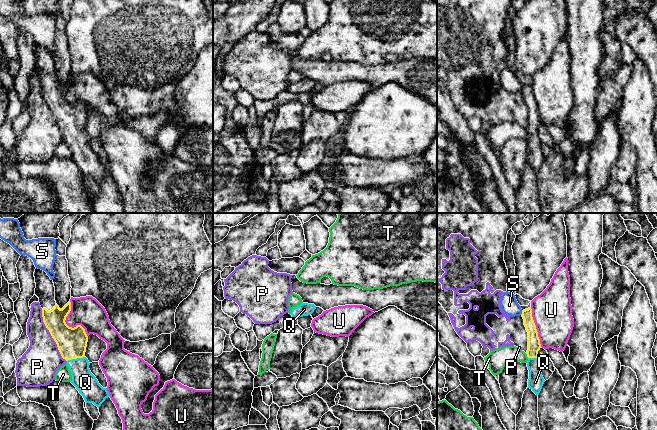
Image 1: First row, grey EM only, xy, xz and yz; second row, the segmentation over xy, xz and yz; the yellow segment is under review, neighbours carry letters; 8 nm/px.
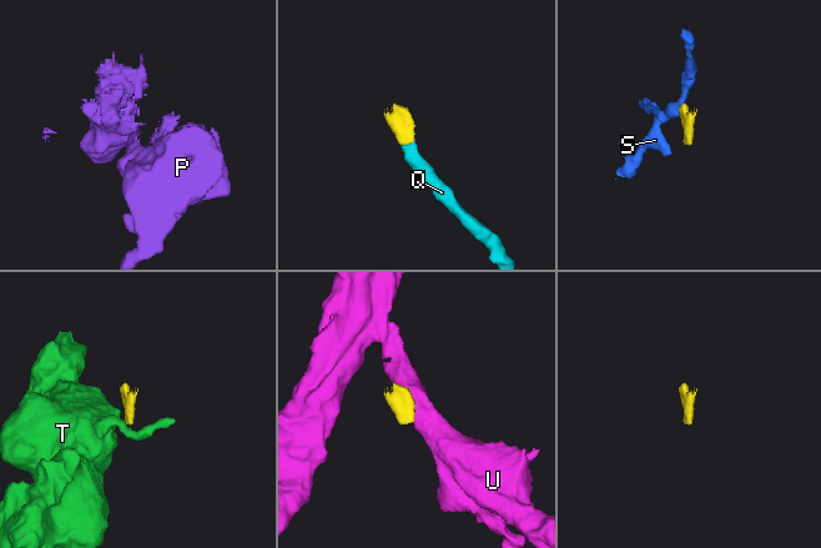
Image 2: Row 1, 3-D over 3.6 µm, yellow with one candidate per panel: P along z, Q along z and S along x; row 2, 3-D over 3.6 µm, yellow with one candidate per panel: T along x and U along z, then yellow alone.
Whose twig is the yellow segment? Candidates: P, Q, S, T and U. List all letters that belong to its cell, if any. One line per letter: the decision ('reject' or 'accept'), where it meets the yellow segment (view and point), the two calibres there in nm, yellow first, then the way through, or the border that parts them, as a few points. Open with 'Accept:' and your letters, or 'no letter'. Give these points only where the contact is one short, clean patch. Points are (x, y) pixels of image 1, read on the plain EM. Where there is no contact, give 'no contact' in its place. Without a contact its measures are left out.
Accept: Q
P: reject | xy (51, 111) | 240/300 nm
Q: accept | xy (75, 134) | 240/180 nm | across xy (71, 118), (75, 134), (82, 155), (85, 158)
S: reject | yz (522, 89) | 100/140 nm | along yz (522, 87), (520, 90)
T: reject | yz (527, 131) | 100/160 nm | along yz (525, 129), (528, 133)
U: reject | xy (67, 101) | 240/240 nm | along xy (69, 77), (65, 98), (80, 101), (87, 112)

